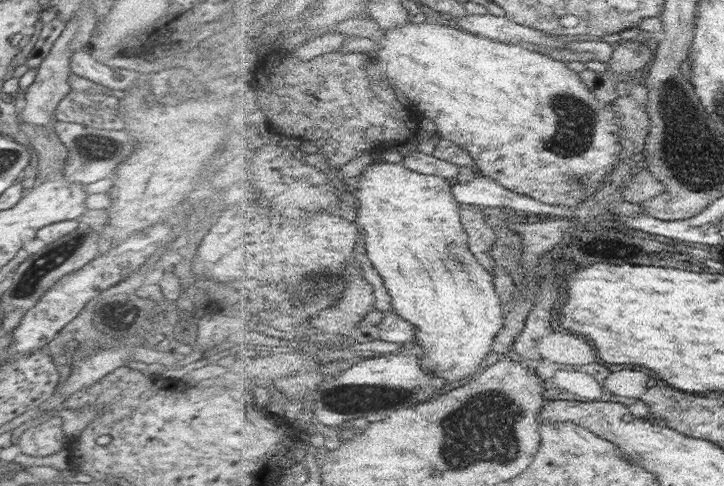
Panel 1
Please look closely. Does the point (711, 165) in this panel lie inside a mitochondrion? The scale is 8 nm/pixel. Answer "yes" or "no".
yes

